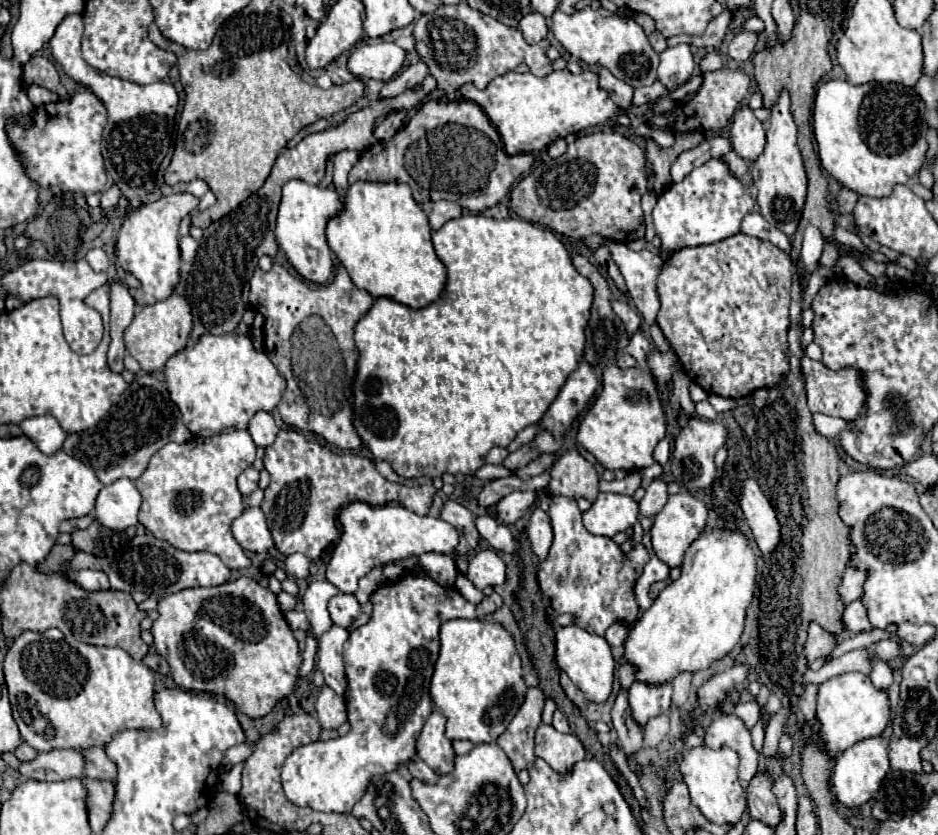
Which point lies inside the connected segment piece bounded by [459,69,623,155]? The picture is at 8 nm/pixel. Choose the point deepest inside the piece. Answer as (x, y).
(529, 112)

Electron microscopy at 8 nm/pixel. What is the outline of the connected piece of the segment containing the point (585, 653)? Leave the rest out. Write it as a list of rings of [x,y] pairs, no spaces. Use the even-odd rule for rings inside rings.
[[[567,625],[561,627],[555,633],[555,663],[561,671],[569,675],[569,679],[585,693],[585,697],[593,703],[605,703],[607,697],[611,695],[613,687],[613,671],[615,671],[615,661],[609,649],[609,643],[599,637],[583,631],[577,625]]]

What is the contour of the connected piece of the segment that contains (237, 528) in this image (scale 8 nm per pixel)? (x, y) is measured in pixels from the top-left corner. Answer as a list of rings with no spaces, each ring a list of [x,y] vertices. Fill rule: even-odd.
[[[249,507],[245,509],[233,523],[231,523],[231,533],[235,541],[245,549],[245,551],[255,551],[255,553],[265,553],[267,549],[273,547],[271,533],[265,523],[265,515],[259,507]]]

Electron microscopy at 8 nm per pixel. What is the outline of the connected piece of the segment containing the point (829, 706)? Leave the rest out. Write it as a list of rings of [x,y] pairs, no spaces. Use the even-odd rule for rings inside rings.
[[[859,671],[841,673],[819,685],[817,691],[819,741],[829,757],[837,757],[857,741],[881,735],[889,723],[889,695],[873,687],[871,679]]]

